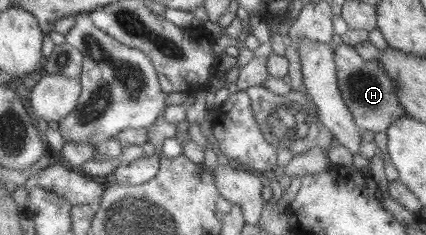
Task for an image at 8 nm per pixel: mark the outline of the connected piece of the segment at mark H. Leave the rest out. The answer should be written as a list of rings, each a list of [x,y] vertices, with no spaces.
[[[339,43],[333,49],[336,77],[342,99],[352,112],[354,123],[361,130],[371,132],[386,132],[386,128],[397,117],[406,114],[405,109],[399,104],[394,91],[394,81],[386,75],[376,58],[363,60],[353,47]]]

